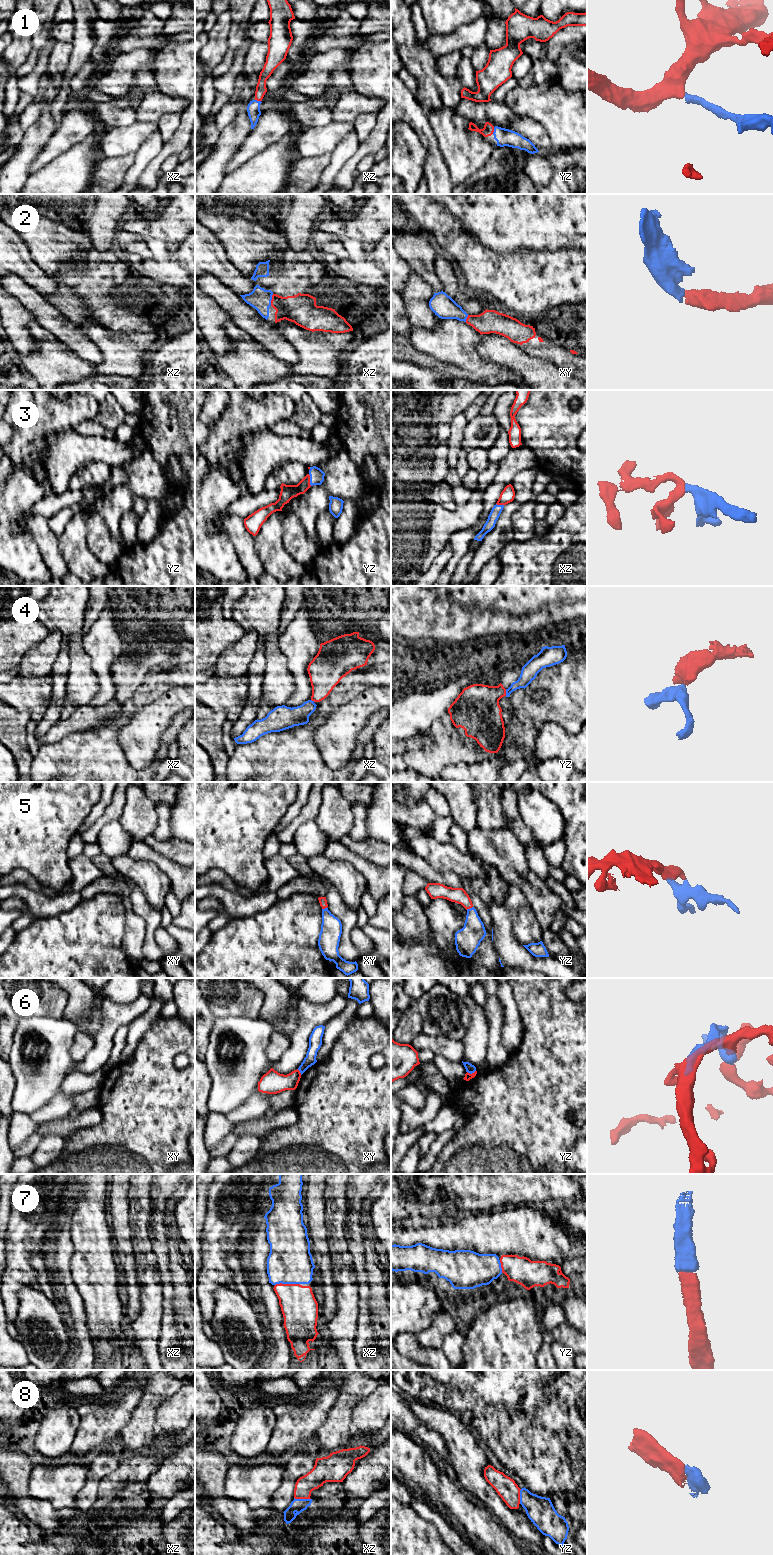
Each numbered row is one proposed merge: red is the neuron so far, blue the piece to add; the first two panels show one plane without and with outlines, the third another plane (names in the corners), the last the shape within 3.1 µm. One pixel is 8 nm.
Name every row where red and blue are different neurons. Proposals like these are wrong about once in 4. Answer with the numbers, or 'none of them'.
4, 6

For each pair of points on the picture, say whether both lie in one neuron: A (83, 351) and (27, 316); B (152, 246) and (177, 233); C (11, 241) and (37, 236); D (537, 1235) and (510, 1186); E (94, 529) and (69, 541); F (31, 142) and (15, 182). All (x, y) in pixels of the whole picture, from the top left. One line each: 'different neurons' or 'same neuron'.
A: different neurons
B: different neurons
C: different neurons
D: different neurons
E: different neurons
F: same neuron

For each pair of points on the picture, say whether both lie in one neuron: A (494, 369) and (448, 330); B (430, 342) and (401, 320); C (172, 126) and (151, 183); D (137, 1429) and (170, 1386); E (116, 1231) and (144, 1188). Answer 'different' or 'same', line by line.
A: same
B: different
C: different
D: same
E: different

